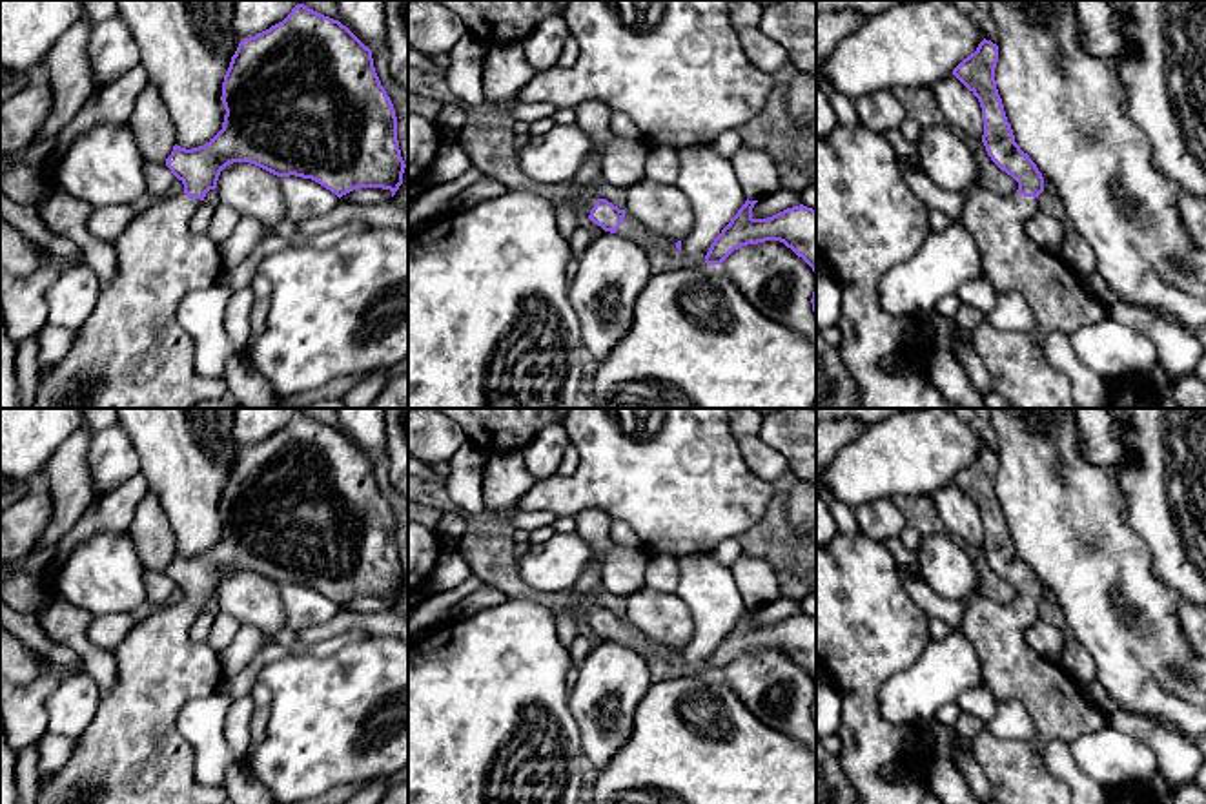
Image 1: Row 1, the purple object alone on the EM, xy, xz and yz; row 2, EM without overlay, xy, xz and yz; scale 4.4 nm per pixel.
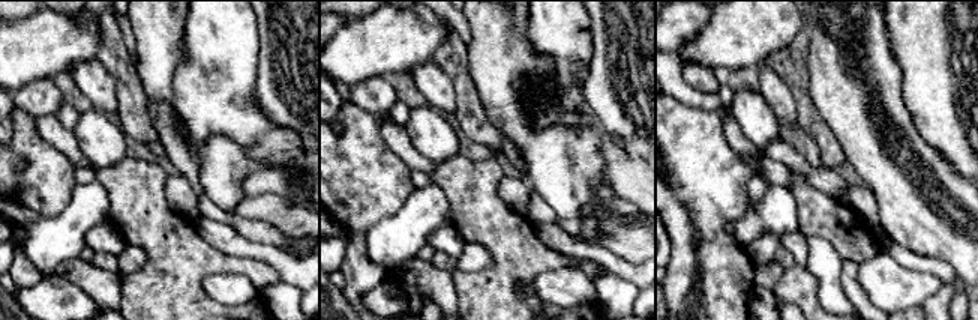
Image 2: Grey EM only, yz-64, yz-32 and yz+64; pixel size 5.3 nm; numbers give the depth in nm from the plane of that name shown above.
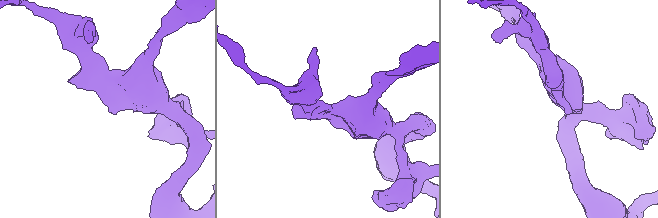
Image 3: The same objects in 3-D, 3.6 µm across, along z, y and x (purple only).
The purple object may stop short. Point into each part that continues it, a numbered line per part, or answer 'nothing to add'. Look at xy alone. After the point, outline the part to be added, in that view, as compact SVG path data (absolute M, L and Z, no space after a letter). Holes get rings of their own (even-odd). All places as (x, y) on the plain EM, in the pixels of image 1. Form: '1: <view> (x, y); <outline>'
1: xy (132, 752); M184 600L157 607L138 622L113 651L117 682L111 691L100 693L98 709L77 737L71 758L40 784L35 804L226 804L226 789L204 786L195 777L195 749L177 729L180 709L195 698L211 696L224 678L219 655L206 642L193 642L189 629L200 607Z

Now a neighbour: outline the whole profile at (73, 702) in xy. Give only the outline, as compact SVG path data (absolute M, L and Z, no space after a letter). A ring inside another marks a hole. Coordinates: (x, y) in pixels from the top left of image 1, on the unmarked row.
M84 671L73 673L56 682L47 698L47 731L55 737L84 733L100 704L97 682Z

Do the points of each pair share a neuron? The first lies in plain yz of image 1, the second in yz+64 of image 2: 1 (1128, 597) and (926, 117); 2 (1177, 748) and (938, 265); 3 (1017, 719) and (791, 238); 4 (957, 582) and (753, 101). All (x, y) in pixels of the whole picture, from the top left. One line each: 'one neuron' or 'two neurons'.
1: two neurons
2: one neuron
3: two neurons
4: one neuron

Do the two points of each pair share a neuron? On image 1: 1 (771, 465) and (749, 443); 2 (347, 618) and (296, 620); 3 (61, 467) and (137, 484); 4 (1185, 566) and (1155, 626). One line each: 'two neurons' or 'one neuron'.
1: one neuron
2: two neurons
3: two neurons
4: two neurons

